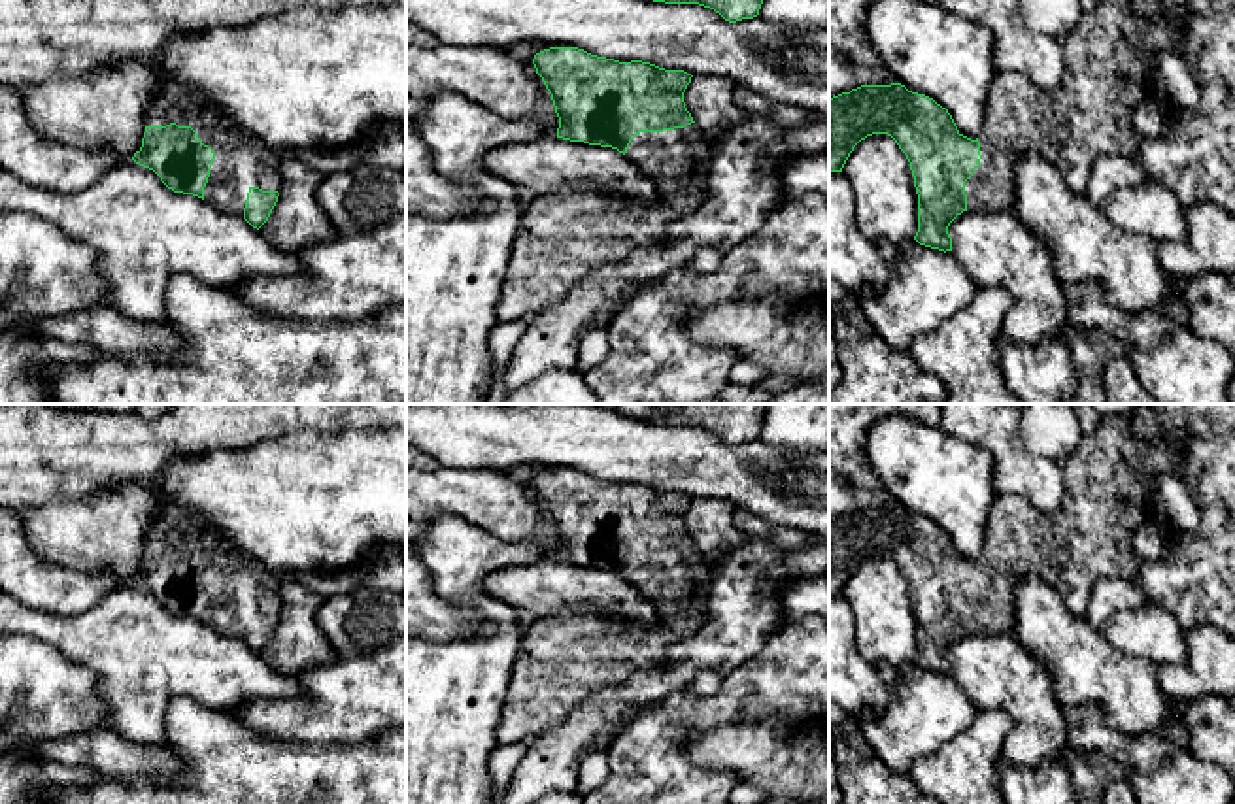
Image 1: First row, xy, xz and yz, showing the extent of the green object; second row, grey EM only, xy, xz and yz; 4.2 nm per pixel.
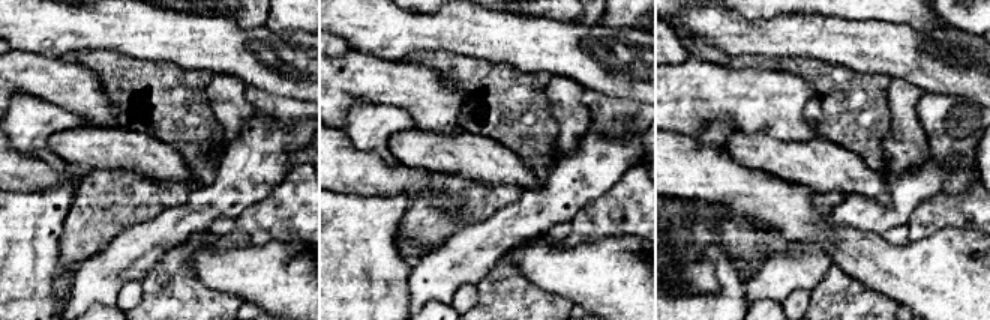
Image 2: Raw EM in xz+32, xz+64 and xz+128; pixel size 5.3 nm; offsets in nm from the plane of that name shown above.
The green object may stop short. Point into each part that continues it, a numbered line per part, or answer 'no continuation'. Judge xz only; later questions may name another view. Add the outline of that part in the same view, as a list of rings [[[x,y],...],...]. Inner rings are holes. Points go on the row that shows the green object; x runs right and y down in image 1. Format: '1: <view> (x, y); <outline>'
1: xz (565, 234); [[[695,123],[636,134],[625,155],[653,181],[653,202],[619,200],[582,183],[533,194],[523,206],[510,253],[497,306],[499,321],[519,321],[525,313],[553,308],[591,272],[618,264],[640,247],[663,245],[670,225],[701,206],[712,151],[712,143]]]

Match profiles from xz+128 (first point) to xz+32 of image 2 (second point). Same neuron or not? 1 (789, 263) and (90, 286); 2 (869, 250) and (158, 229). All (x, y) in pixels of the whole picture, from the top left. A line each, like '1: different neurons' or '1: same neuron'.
1: same neuron
2: different neurons

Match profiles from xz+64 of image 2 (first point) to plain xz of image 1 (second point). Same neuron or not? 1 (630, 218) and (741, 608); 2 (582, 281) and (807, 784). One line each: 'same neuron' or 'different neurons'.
1: different neurons
2: same neuron

